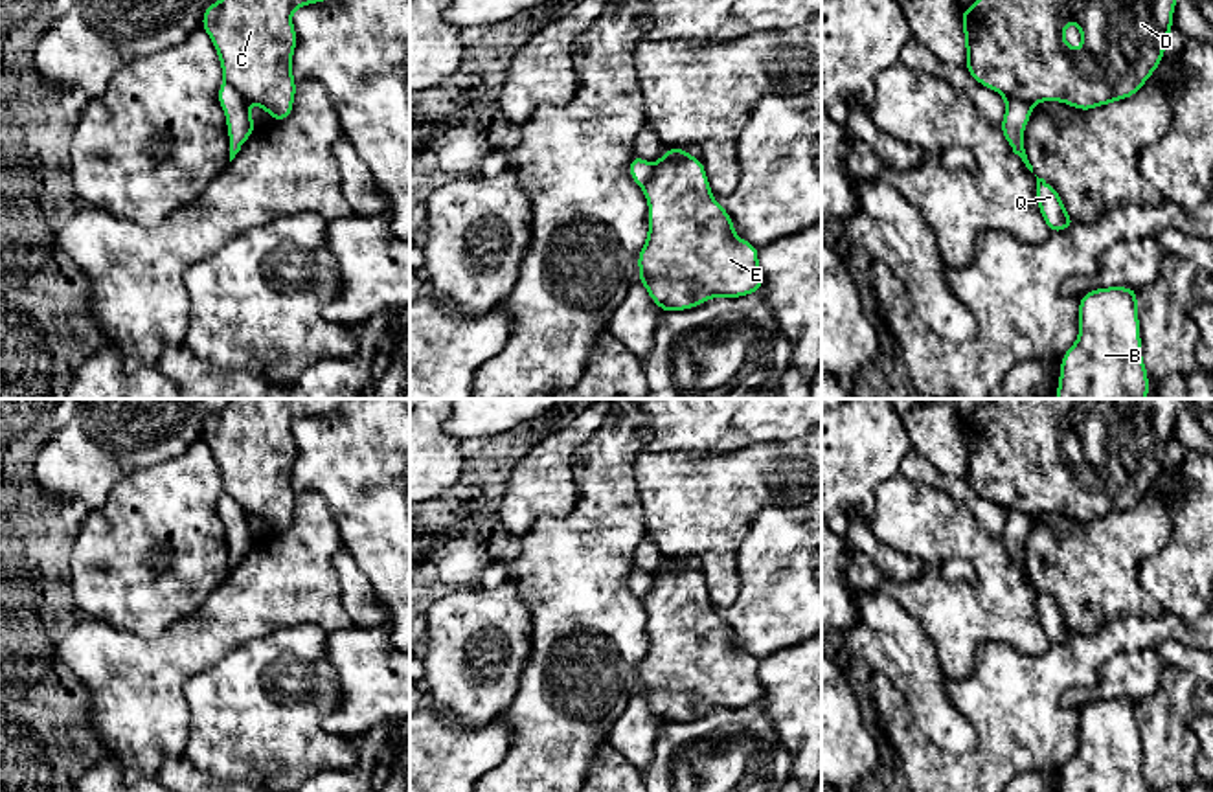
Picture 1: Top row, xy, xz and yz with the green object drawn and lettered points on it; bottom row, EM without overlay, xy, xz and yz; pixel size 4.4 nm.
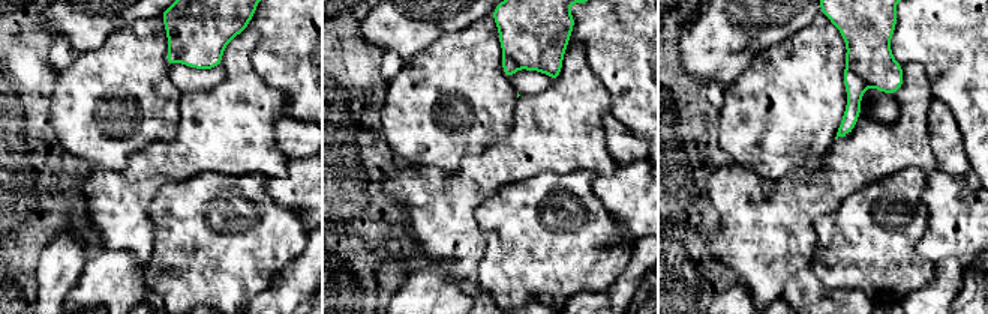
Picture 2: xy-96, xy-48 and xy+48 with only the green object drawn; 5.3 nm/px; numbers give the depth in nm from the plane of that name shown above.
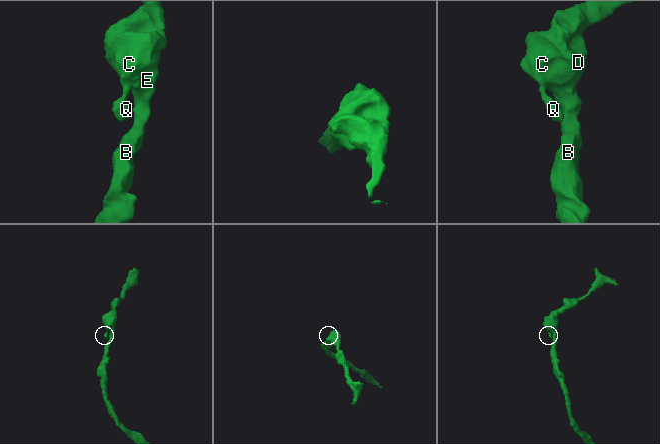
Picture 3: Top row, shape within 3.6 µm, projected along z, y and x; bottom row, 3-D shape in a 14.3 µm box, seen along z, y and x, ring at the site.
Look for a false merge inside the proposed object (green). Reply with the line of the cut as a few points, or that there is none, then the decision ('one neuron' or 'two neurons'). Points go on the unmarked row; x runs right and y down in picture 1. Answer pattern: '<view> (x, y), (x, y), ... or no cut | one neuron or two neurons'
yz (1004, 506), (1022, 511), (1031, 519) | two neurons

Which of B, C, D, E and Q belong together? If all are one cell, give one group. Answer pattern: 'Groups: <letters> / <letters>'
Groups: B C D E / Q

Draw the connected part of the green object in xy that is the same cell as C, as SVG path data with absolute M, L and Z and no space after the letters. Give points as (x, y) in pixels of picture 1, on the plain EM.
M230 399L215 415L206 417L202 441L210 447L221 478L222 491L233 498L244 515L265 520L272 533L292 526L296 491L292 489L292 463L298 448L292 437L292 423L325 413L346 399Z

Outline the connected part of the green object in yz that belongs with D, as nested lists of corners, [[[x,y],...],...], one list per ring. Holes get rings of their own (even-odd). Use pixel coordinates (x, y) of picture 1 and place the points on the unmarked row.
[[[989,399],[969,421],[961,421],[963,447],[967,459],[965,481],[985,500],[991,500],[1002,507],[1020,511],[1031,518],[1040,513],[1060,513],[1075,518],[1083,524],[1103,518],[1114,513],[1132,509],[1152,483],[1160,478],[1167,452],[1173,441],[1173,424],[1176,419],[1178,399]],[[1070,434],[1075,434],[1081,441],[1083,461],[1073,461],[1064,452],[1064,441]]]

